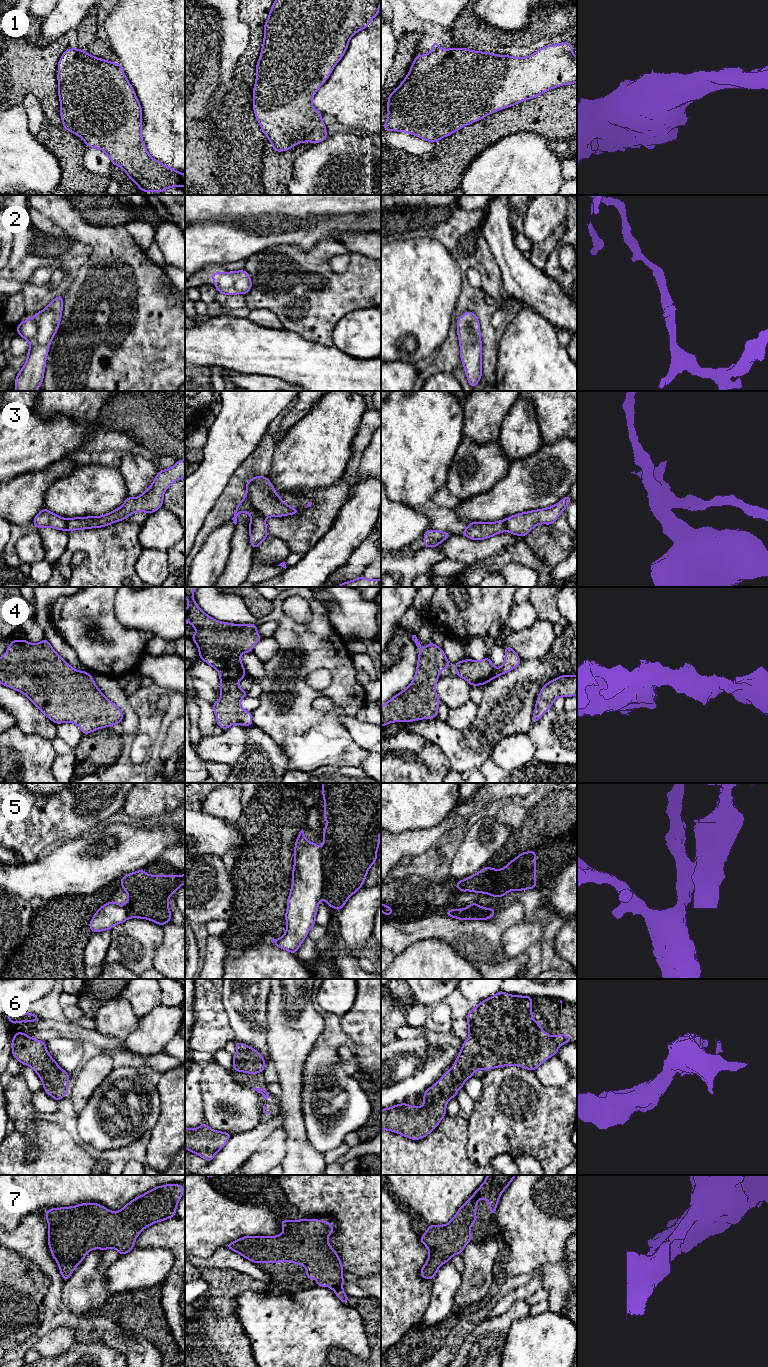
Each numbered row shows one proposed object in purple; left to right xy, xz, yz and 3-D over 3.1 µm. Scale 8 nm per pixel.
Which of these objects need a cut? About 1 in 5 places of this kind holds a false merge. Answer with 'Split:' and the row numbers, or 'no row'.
Split: 3, 5

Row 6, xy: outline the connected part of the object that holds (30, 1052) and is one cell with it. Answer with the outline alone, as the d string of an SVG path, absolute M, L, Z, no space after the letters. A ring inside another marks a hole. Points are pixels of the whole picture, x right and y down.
M16 1032L11 1046L11 1055L38 1074L48 1095L59 1102L64 1095L69 1095L67 1084L70 1075L50 1056L46 1050L46 1041L36 1040L24 1032Z

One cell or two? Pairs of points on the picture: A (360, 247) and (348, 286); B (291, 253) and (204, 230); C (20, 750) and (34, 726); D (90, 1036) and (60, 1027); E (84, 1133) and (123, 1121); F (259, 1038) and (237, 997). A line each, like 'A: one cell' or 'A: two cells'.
A: two cells
B: two cells
C: two cells
D: one cell
E: one cell
F: one cell

